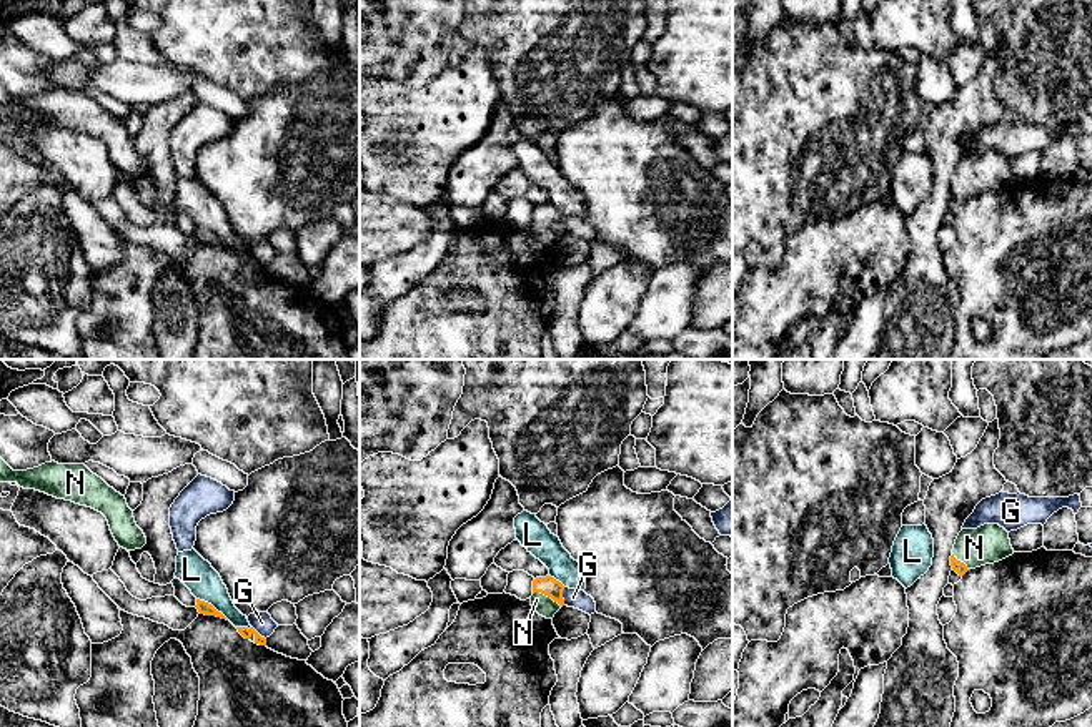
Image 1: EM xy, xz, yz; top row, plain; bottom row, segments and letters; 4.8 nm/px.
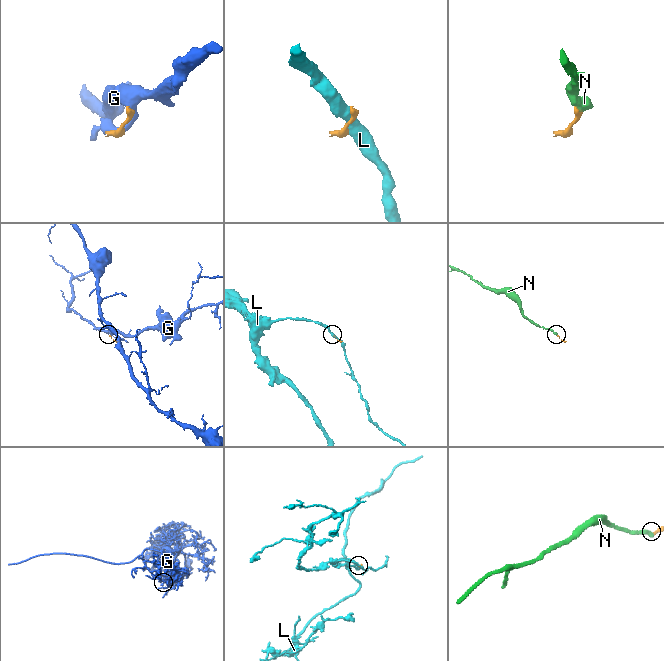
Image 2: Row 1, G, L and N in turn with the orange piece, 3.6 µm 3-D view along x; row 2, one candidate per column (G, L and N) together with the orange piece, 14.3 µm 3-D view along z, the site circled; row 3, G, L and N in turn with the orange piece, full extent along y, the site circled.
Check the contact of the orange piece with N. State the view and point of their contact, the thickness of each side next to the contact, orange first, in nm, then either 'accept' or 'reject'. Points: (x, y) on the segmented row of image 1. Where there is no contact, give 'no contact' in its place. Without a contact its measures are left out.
xz (548, 596) | 90/100 nm | accept

